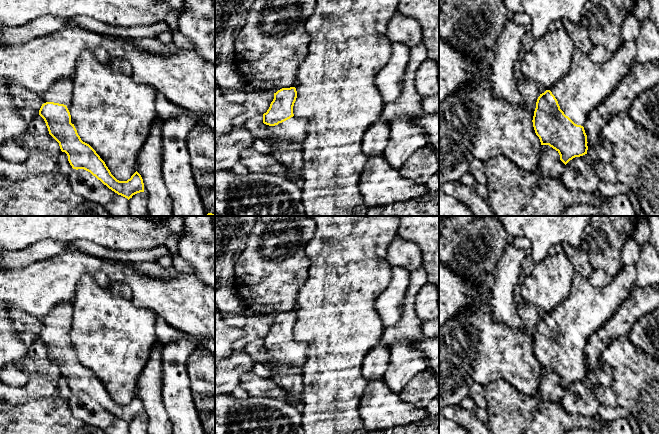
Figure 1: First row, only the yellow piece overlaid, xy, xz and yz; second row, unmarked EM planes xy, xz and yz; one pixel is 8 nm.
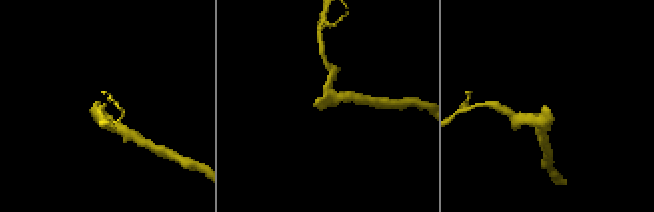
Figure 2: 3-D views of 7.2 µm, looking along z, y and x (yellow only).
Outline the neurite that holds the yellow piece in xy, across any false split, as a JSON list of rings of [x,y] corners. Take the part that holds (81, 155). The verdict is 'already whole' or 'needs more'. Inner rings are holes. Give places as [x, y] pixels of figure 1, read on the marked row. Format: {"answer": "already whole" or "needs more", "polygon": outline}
{"answer": "needs more", "polygon": [[[72,79],[58,80],[41,96],[39,115],[44,119],[49,134],[59,143],[61,151],[67,154],[73,169],[90,172],[109,189],[128,200],[144,192],[143,179],[137,171],[127,181],[117,180],[96,151],[81,140],[70,115]]]}

